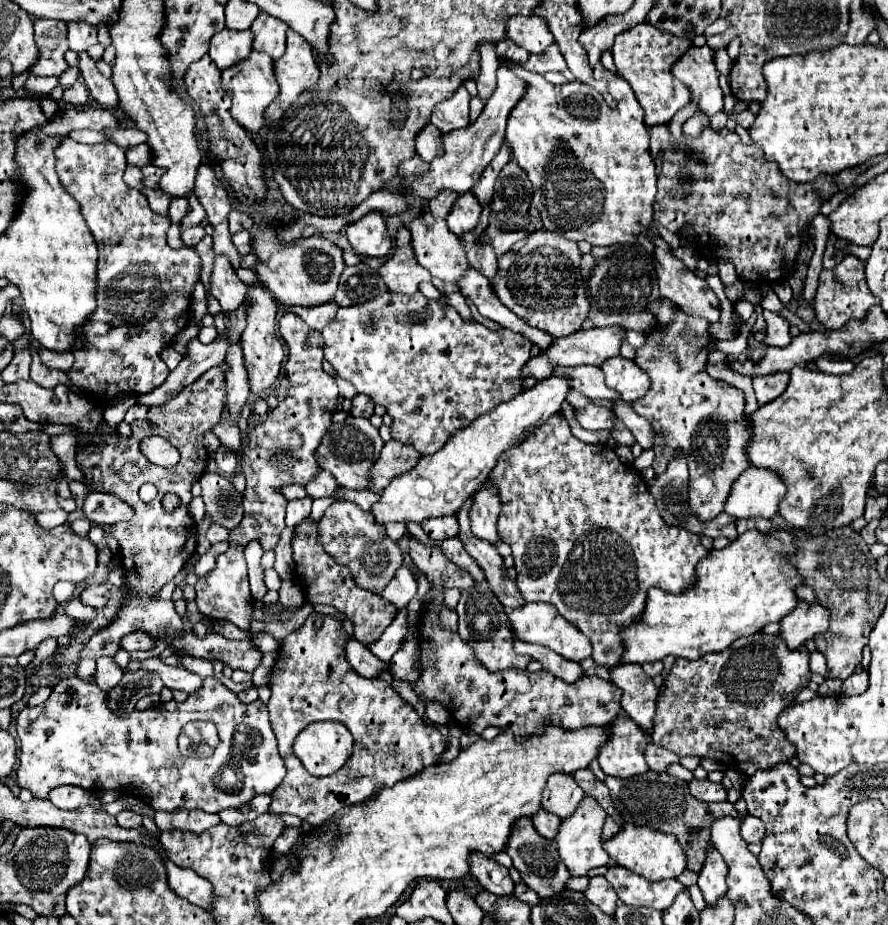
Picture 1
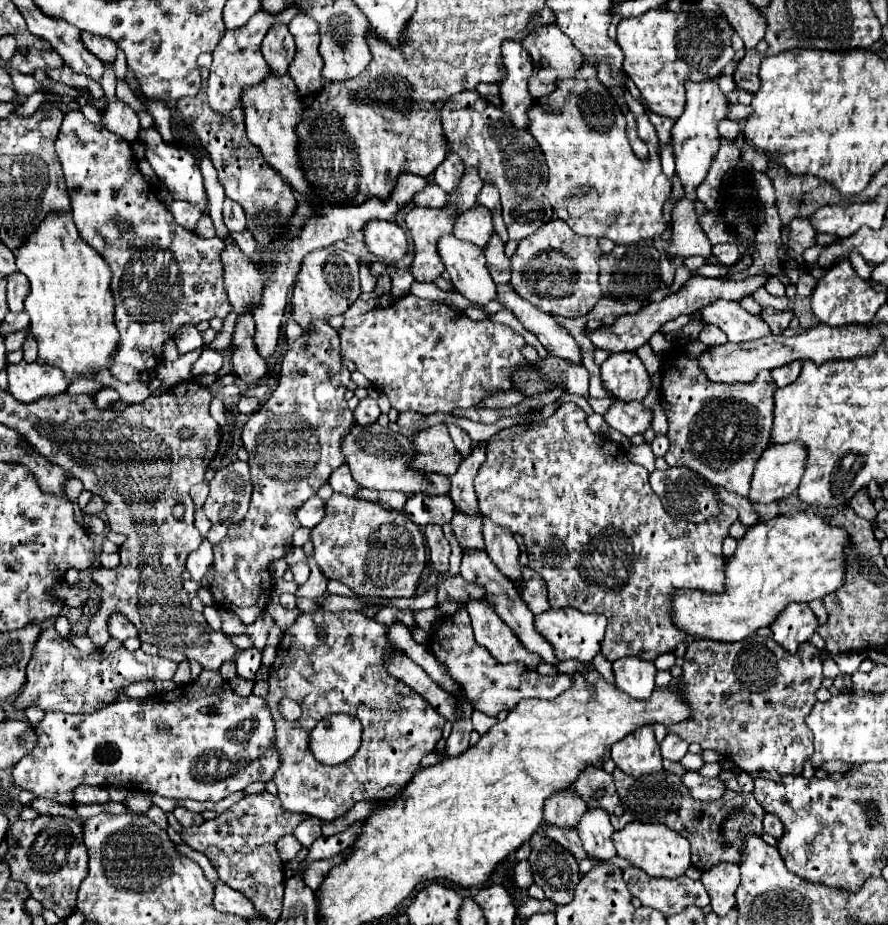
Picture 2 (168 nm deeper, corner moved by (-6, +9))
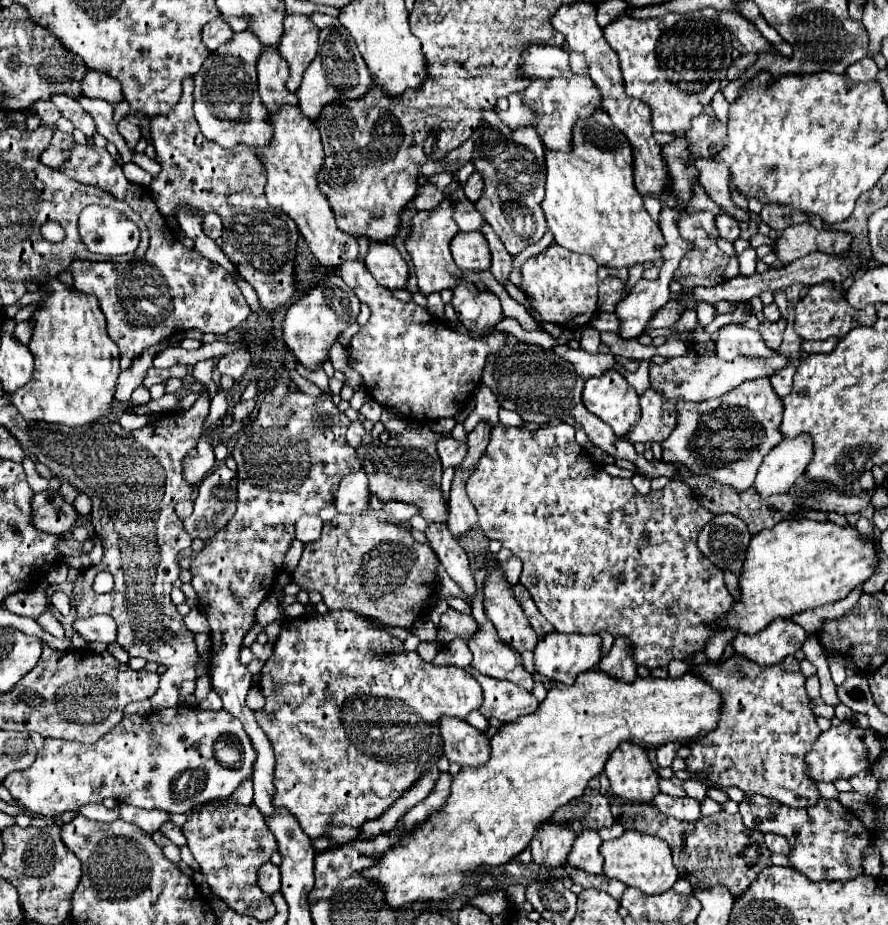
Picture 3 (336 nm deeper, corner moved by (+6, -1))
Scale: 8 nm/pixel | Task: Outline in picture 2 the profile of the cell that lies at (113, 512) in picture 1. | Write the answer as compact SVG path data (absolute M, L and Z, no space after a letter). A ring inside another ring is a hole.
M92 495L92 499L90 499L88 507L84 509L84 513L86 513L86 515L102 515L106 507L108 507L108 503L106 503L104 497L100 497L100 495Z

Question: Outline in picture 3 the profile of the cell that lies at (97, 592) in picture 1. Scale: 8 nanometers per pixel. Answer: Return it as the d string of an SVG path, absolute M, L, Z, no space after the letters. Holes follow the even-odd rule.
M40 587L16 591L4 599L4 609L14 615L38 619L38 615L48 607L48 597Z

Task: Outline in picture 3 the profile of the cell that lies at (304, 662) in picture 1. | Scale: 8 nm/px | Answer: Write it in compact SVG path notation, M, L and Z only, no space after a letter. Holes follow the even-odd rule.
M342 609L342 611L328 611L324 615L312 615L312 617L298 617L298 619L284 619L280 637L274 645L272 657L264 663L262 675L260 675L260 689L266 697L266 705L262 711L256 711L256 721L272 741L272 747L276 751L276 771L274 771L274 785L276 785L276 805L284 805L298 821L304 833L308 837L316 839L328 831L328 827L340 827L340 825L352 825L362 827L366 821L378 819L406 789L410 789L424 771L432 769L438 759L442 757L442 737L438 731L438 721L442 715L456 715L458 719L466 719L470 711L478 709L482 705L482 689L476 683L476 679L458 667L436 667L428 661L424 661L416 651L406 651L404 643L390 635L384 629L374 627L370 619L364 615L358 615L354 611Z

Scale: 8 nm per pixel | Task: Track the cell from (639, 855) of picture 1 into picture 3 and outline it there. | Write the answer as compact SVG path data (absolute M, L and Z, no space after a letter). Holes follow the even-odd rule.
M626 831L618 839L604 841L600 853L604 857L604 875L608 879L618 879L624 885L636 887L646 895L660 895L668 889L672 889L672 885L678 879L678 871L672 863L670 849L658 837L636 833L636 831Z

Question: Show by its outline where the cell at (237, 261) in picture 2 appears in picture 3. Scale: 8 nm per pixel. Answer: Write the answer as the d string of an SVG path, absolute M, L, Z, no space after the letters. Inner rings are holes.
M238 349L238 351L232 351L232 353L228 353L226 357L222 357L216 367L218 367L218 371L220 371L222 375L230 375L230 377L234 377L236 381L240 381L240 379L244 377L244 373L248 371L250 363L252 363L250 353L244 351L244 349Z

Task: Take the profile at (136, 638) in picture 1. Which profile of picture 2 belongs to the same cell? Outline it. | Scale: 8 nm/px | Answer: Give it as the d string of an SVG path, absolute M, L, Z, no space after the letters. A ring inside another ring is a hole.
M112 615L108 629L110 629L110 635L112 635L114 639L120 639L120 641L124 641L124 639L128 639L128 637L138 637L136 627L134 627L126 617L116 617L116 615Z

